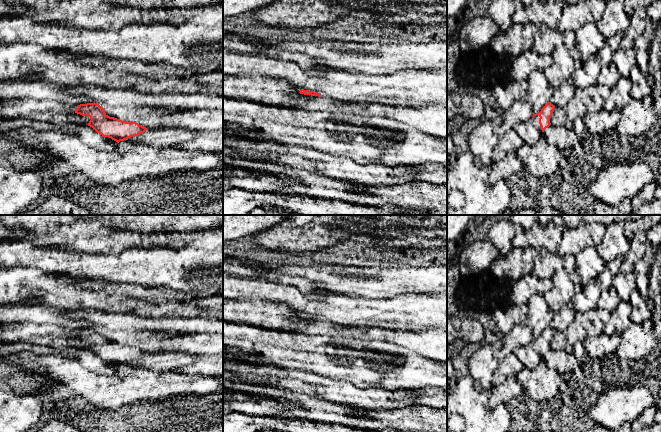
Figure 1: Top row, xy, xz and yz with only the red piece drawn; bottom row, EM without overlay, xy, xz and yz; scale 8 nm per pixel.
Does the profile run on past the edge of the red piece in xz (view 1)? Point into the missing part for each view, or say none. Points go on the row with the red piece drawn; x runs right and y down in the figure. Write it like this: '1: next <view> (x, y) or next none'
1: next none

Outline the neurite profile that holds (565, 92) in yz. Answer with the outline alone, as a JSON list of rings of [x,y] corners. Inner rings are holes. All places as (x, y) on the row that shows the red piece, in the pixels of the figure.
[[[568,78],[558,88],[555,88],[550,103],[554,106],[564,108],[574,97],[576,88],[573,79]]]

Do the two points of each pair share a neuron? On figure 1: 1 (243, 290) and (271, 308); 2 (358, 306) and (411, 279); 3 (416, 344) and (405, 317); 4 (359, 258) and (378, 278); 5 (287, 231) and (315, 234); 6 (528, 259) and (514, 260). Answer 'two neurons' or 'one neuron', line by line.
1: two neurons
2: two neurons
3: two neurons
4: two neurons
5: one neuron
6: one neuron

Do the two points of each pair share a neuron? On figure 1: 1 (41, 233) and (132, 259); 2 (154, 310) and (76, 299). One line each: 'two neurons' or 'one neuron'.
1: two neurons
2: one neuron

